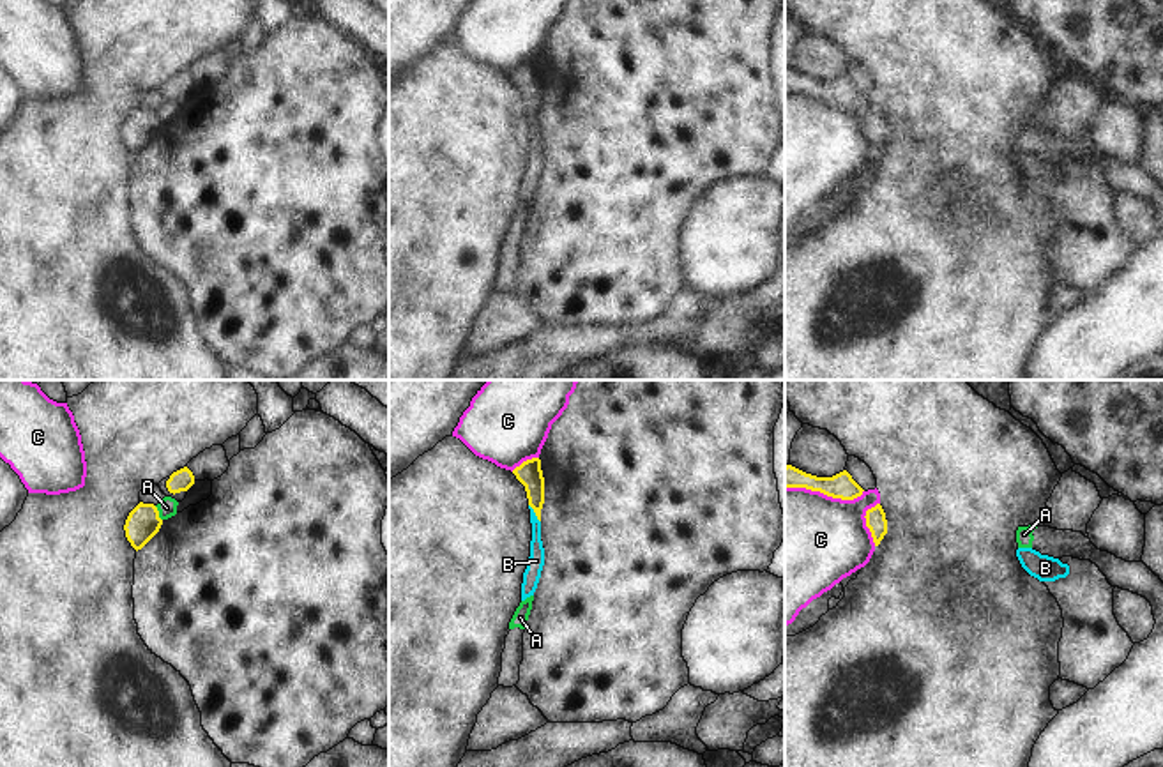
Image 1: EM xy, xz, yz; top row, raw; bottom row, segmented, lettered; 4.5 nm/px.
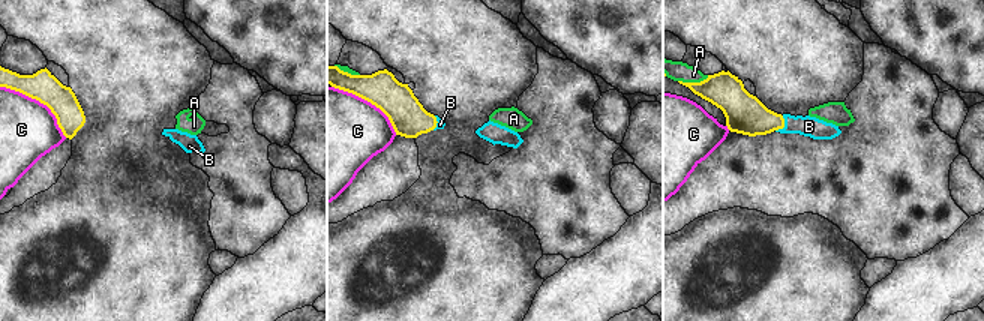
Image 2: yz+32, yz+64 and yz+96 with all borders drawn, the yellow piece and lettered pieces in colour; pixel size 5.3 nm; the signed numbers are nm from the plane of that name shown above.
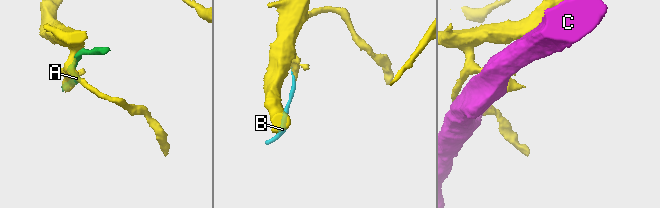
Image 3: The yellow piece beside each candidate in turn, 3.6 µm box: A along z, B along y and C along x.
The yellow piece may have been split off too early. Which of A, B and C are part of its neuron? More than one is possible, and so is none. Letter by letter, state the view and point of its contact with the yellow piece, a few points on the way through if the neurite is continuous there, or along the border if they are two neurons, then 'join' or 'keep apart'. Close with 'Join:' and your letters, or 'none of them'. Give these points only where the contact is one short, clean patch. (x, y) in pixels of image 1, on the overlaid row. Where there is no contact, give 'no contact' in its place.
A: xy (158, 513) | keep apart
B: xz (534, 511) | across xz (529, 472), (534, 483), (534, 511), (536, 561) | join
C: yz (824, 493) | keep apart
Join: B

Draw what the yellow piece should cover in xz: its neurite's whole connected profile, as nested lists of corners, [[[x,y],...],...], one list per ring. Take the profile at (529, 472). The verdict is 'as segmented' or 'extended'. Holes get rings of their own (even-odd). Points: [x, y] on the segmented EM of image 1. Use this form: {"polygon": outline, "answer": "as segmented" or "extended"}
{"polygon": [[[539,458],[527,459],[520,467],[516,467],[513,474],[525,486],[532,523],[530,557],[521,583],[521,601],[525,601],[527,597],[534,596],[544,566],[544,548],[541,541],[544,477],[541,470],[541,459]]], "answer": "extended"}

